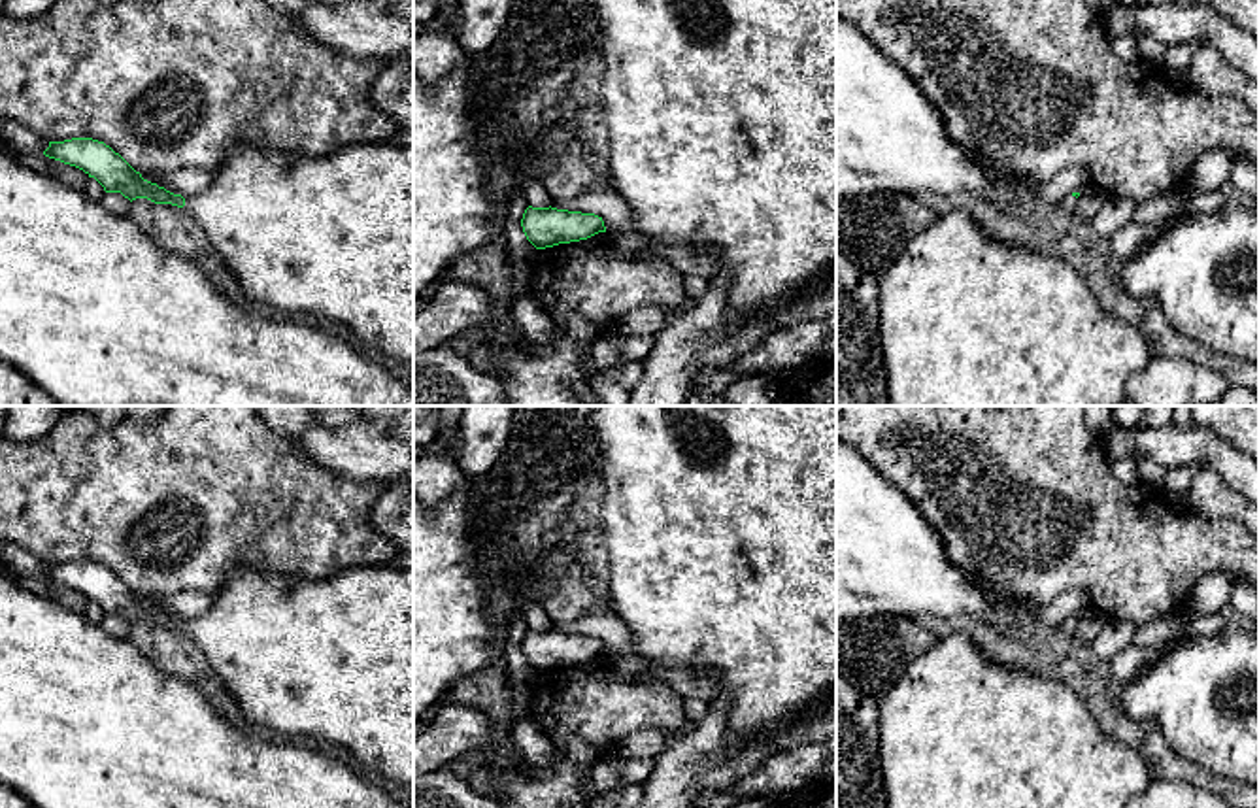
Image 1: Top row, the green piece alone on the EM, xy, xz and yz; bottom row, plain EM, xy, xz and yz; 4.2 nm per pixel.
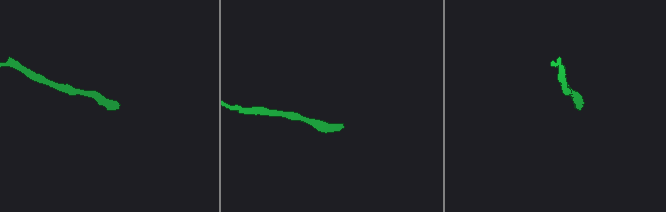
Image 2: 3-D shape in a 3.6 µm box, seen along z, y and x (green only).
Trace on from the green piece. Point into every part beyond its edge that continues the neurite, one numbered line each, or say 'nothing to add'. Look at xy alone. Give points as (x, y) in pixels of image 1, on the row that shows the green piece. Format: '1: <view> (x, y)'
1: xy (331, 236)

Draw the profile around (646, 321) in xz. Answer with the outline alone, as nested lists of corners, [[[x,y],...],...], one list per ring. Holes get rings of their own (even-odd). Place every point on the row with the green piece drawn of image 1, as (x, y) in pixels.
[[[685,298],[678,306],[649,304],[649,306],[634,308],[619,315],[612,323],[610,336],[613,336],[619,342],[627,338],[653,338],[664,327],[668,327],[680,313],[685,313],[693,306],[695,302],[691,298]]]

